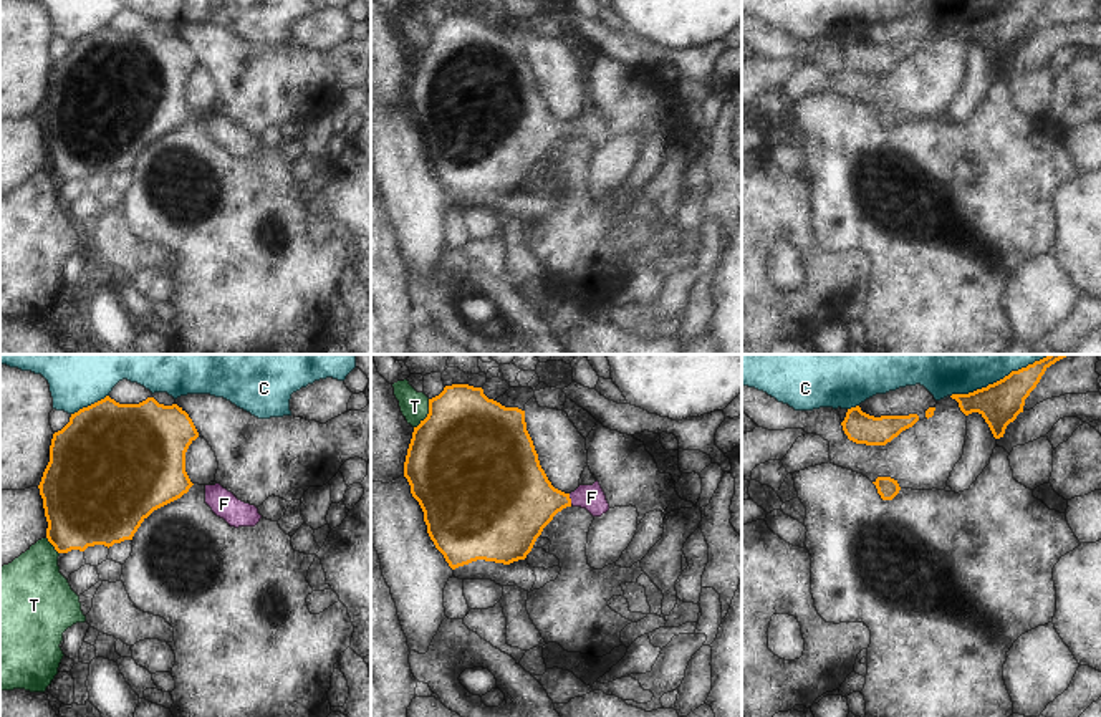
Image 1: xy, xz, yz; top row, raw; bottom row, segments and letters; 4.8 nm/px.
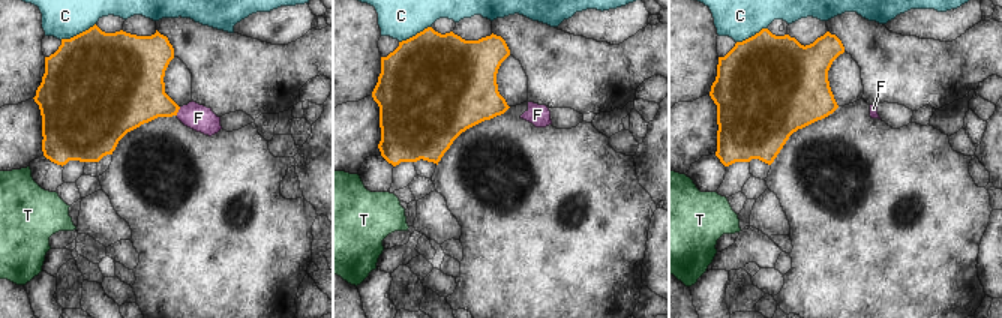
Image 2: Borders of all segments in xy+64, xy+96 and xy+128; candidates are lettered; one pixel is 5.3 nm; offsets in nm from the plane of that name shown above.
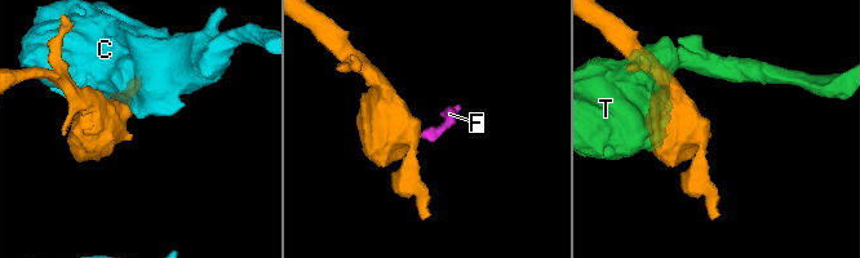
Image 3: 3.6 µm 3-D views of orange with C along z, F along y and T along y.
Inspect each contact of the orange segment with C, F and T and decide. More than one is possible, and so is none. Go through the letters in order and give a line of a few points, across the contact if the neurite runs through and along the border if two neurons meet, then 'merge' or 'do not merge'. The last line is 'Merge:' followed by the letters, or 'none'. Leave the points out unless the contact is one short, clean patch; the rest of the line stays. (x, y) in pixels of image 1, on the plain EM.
C: do not merge
F: xz (519, 129), (570, 128), (591, 126) | merge
T: do not merge
Merge: F

